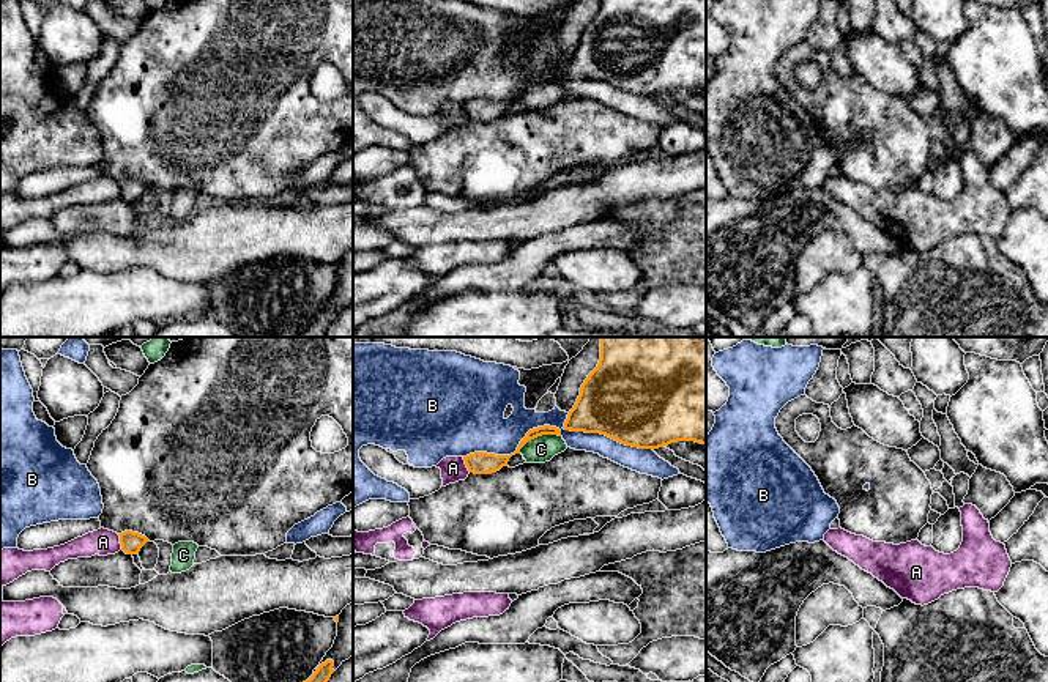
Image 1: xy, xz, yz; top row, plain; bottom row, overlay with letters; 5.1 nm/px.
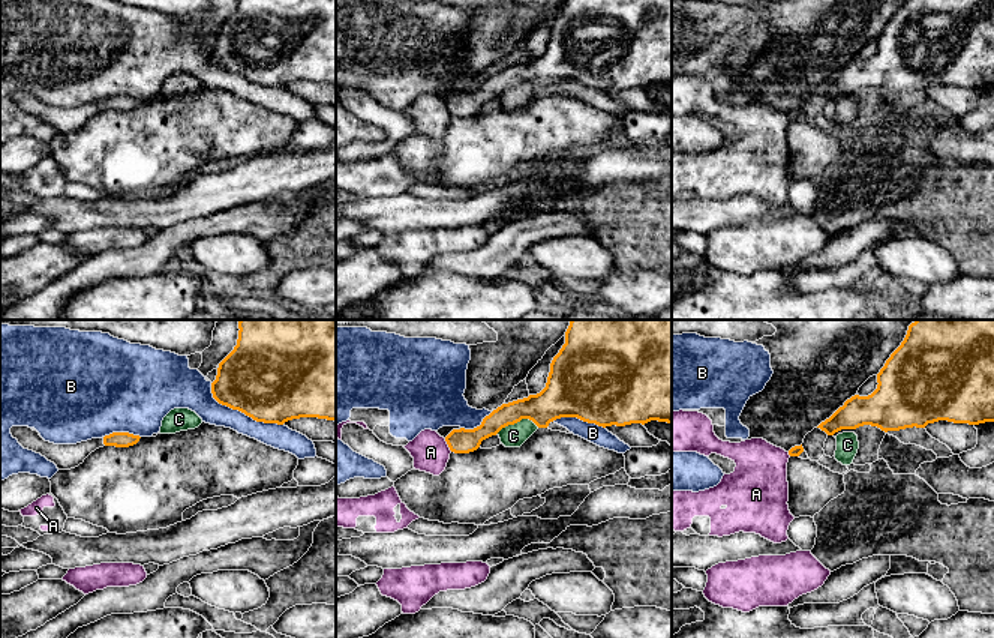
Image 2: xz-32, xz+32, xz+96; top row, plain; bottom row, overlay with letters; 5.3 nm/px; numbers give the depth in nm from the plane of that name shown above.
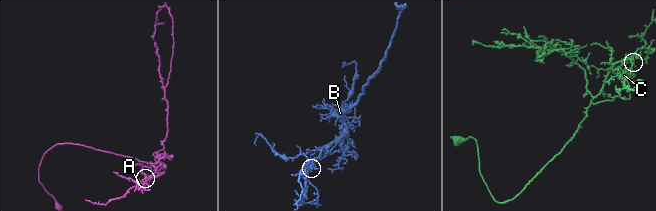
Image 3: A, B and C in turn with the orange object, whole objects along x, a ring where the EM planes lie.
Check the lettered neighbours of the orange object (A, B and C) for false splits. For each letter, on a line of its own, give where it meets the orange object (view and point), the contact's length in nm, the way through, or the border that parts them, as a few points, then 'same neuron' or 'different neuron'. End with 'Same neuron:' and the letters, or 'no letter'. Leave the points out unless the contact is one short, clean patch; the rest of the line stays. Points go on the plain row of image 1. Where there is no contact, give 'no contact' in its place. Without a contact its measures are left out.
A: xy (120, 189) | 80 nm | along xy (117, 181), (122, 196) | different neuron
B: xz (555, 74) | 950 nm | different neuron
C: xz (538, 82) | 240 nm | different neuron
Same neuron: no letter

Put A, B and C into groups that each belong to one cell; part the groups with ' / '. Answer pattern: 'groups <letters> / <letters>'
groups A / B / C

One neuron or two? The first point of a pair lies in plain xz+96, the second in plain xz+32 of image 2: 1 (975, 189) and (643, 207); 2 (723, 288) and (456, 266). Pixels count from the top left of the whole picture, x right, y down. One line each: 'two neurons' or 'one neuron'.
1: one neuron
2: two neurons

